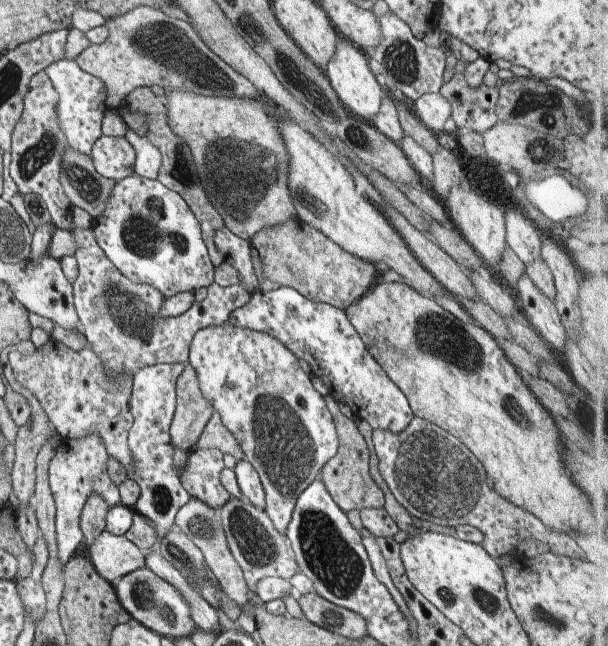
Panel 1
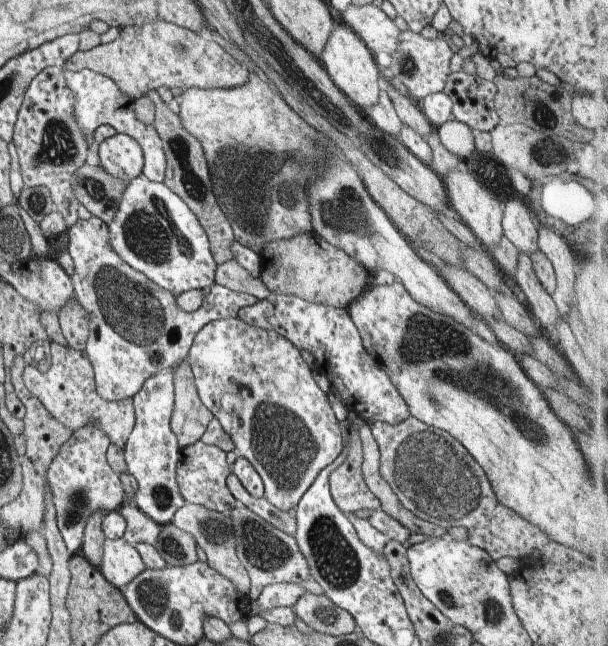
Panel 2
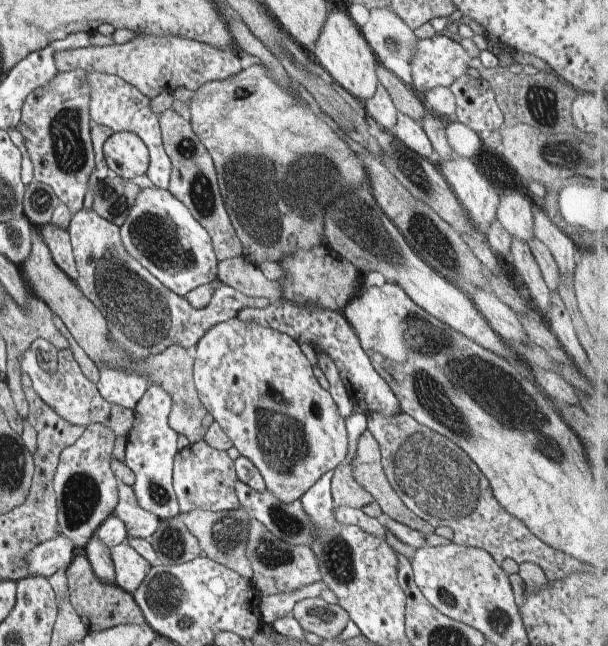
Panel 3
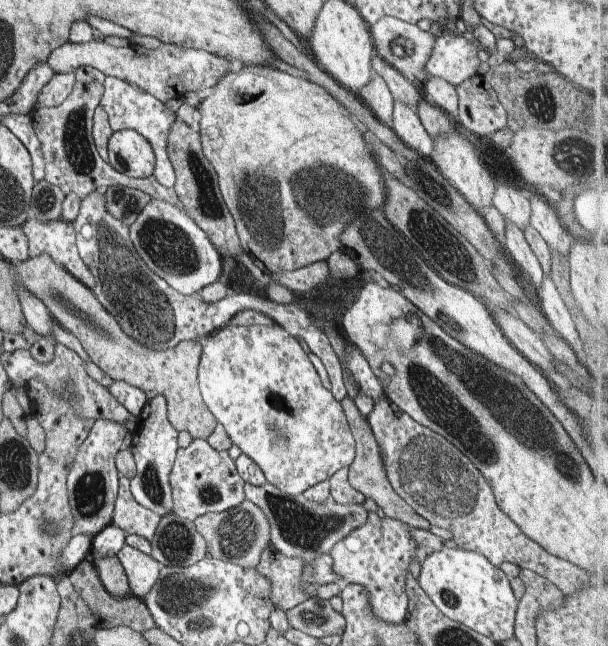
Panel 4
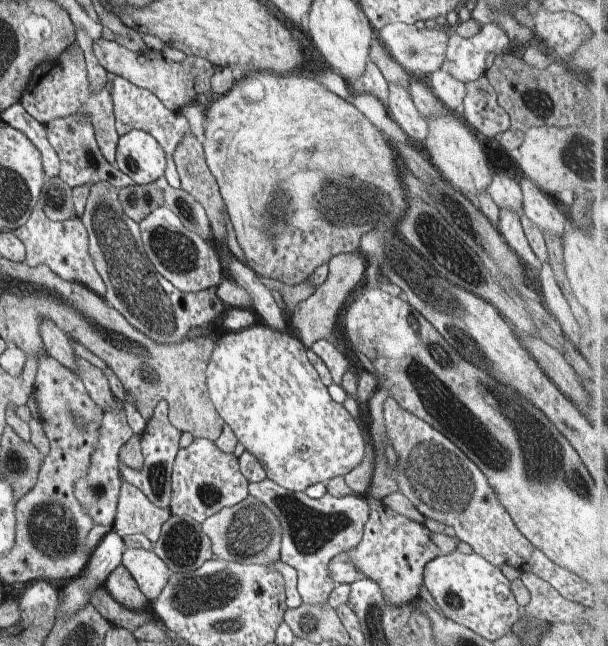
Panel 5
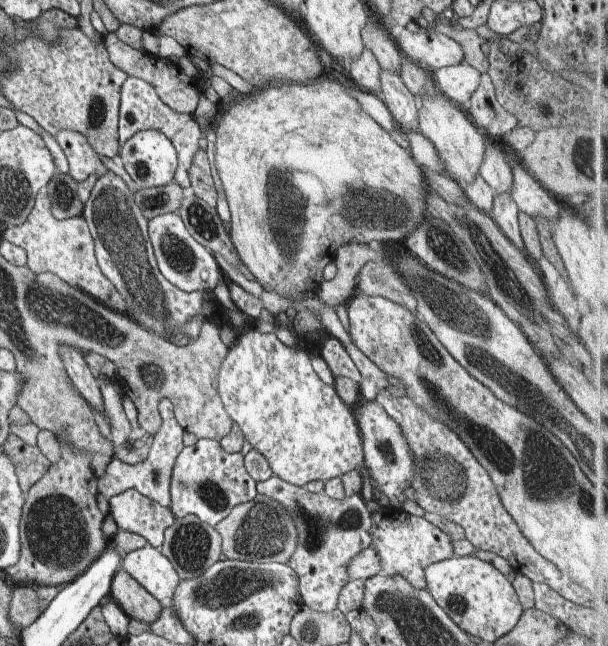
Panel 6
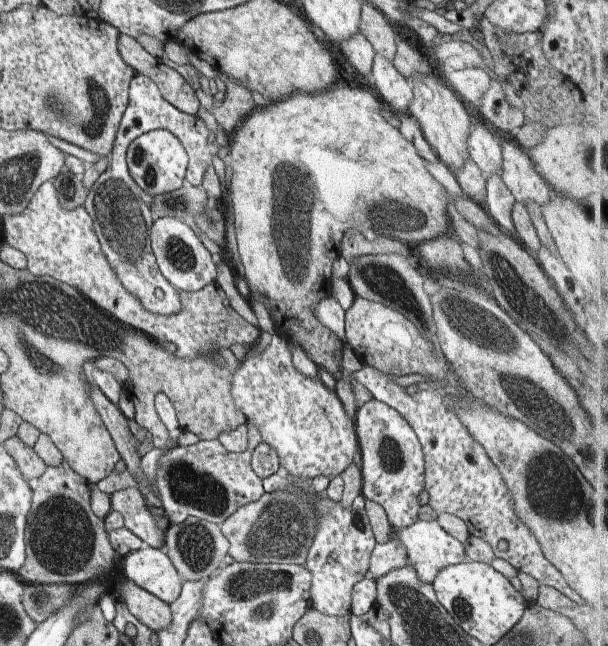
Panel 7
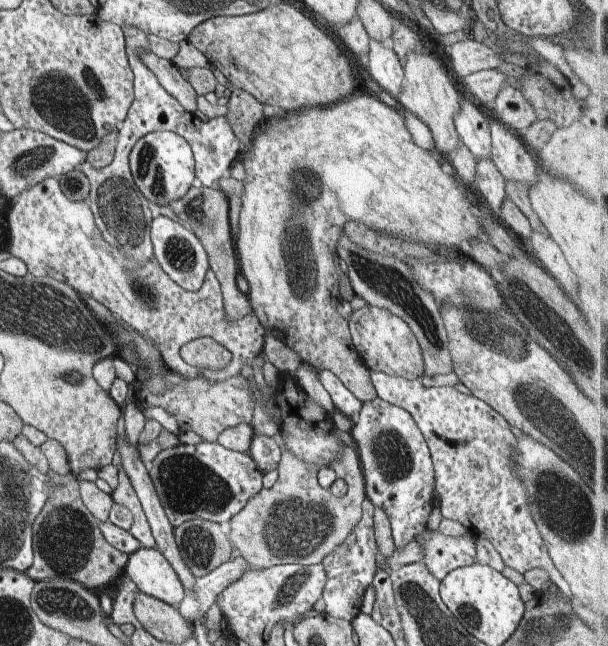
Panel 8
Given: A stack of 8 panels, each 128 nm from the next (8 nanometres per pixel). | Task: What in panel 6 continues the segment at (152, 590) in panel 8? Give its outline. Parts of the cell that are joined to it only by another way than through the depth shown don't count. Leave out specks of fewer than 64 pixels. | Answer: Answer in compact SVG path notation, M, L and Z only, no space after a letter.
M147 544L140 550L127 552L122 556L121 566L138 584L141 584L158 602L161 602L162 605L172 604L176 587L179 585L181 578L178 576L176 570L174 570L168 558L161 553L160 548L157 549Z

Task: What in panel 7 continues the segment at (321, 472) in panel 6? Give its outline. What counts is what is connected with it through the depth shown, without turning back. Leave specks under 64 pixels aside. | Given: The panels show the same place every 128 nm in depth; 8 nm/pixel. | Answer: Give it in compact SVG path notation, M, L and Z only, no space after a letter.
M274 334L270 346L260 356L254 355L257 350L255 346L248 349L245 360L231 380L231 393L236 408L243 412L246 424L258 427L262 441L276 449L282 466L281 472L292 480L298 477L308 480L317 476L332 478L341 475L354 462L356 451L360 450L354 419L348 418L336 392L326 388L322 381L312 380L298 372L287 346L288 341L284 336Z

